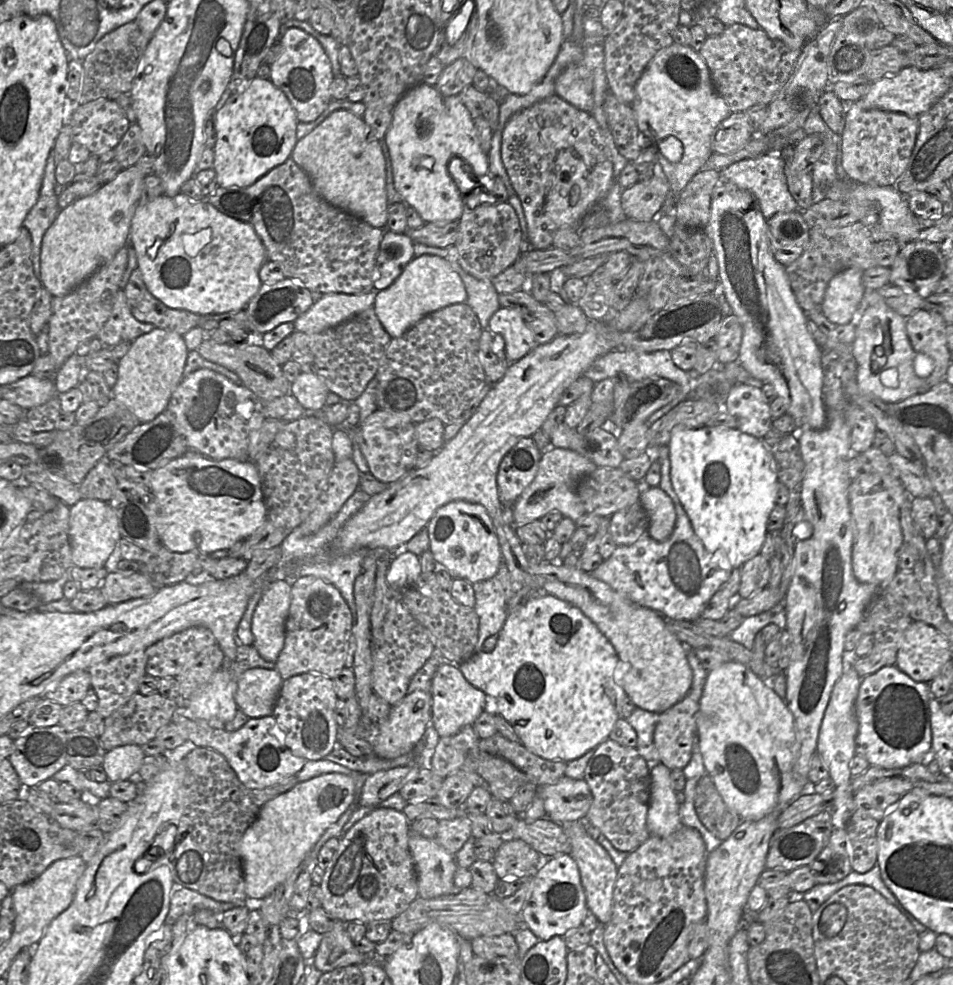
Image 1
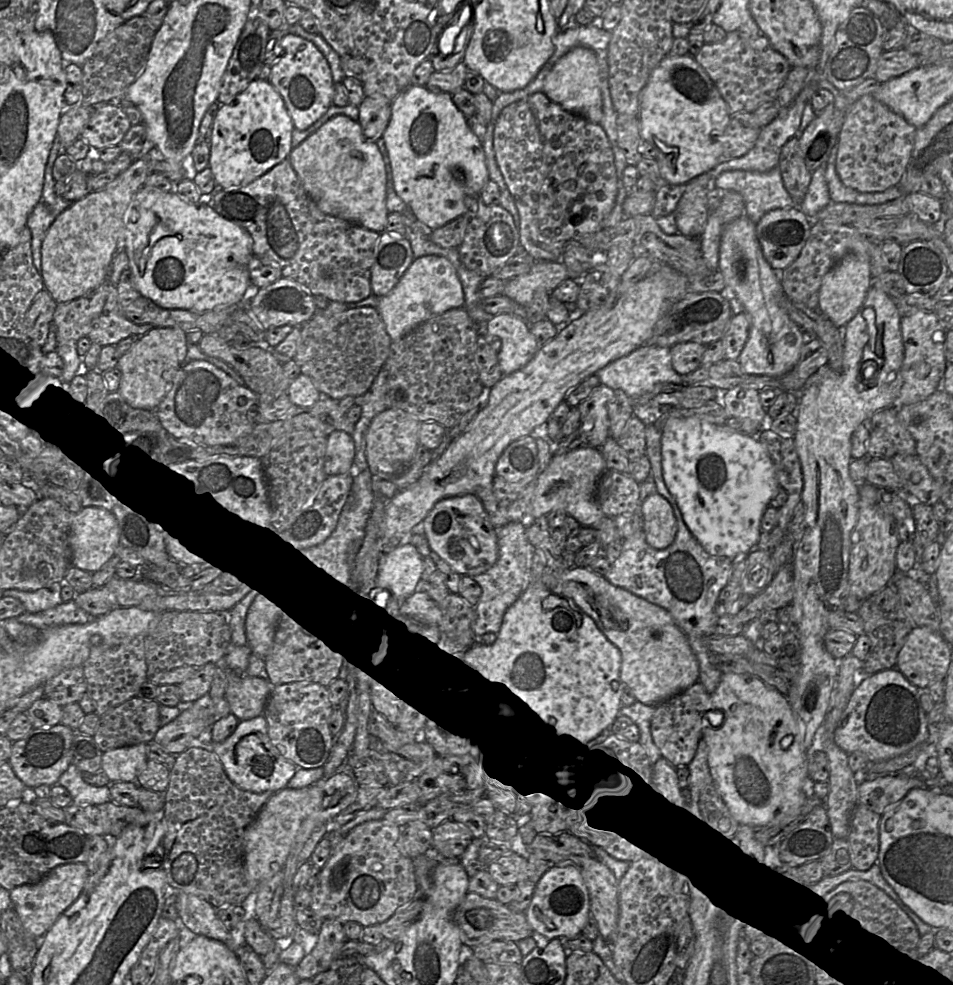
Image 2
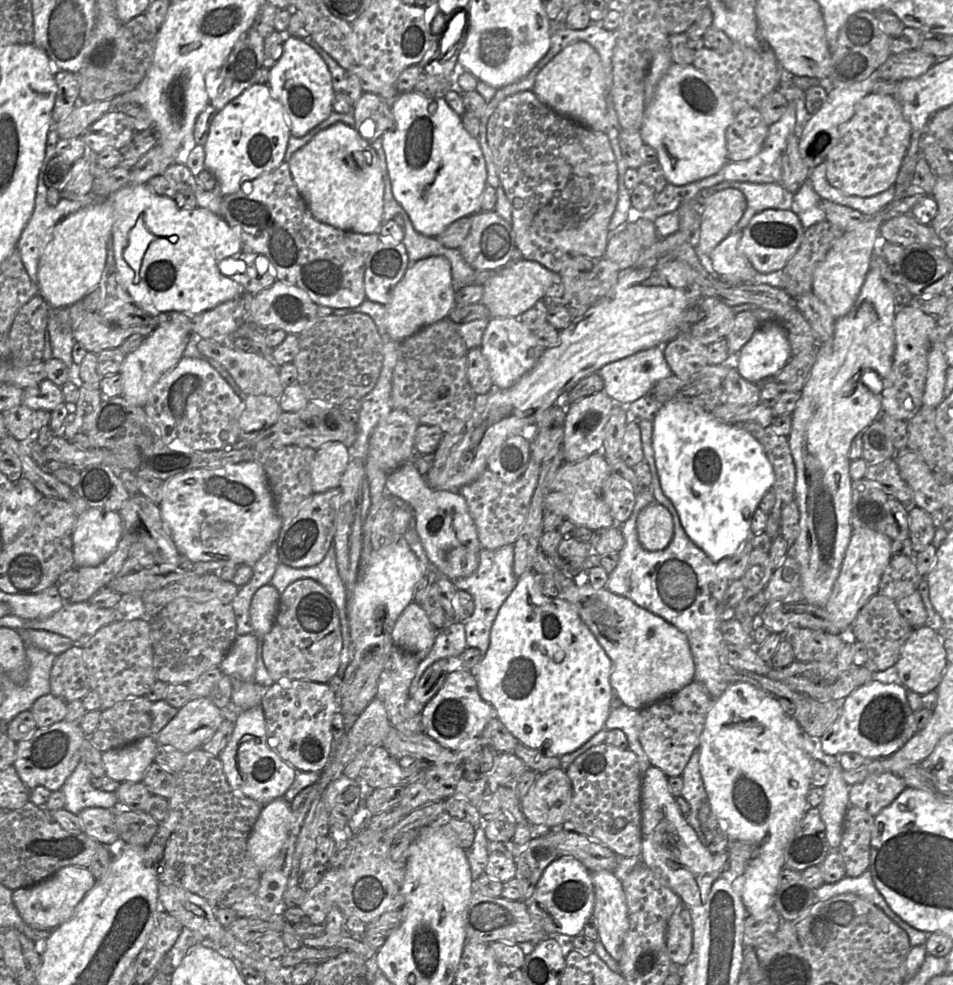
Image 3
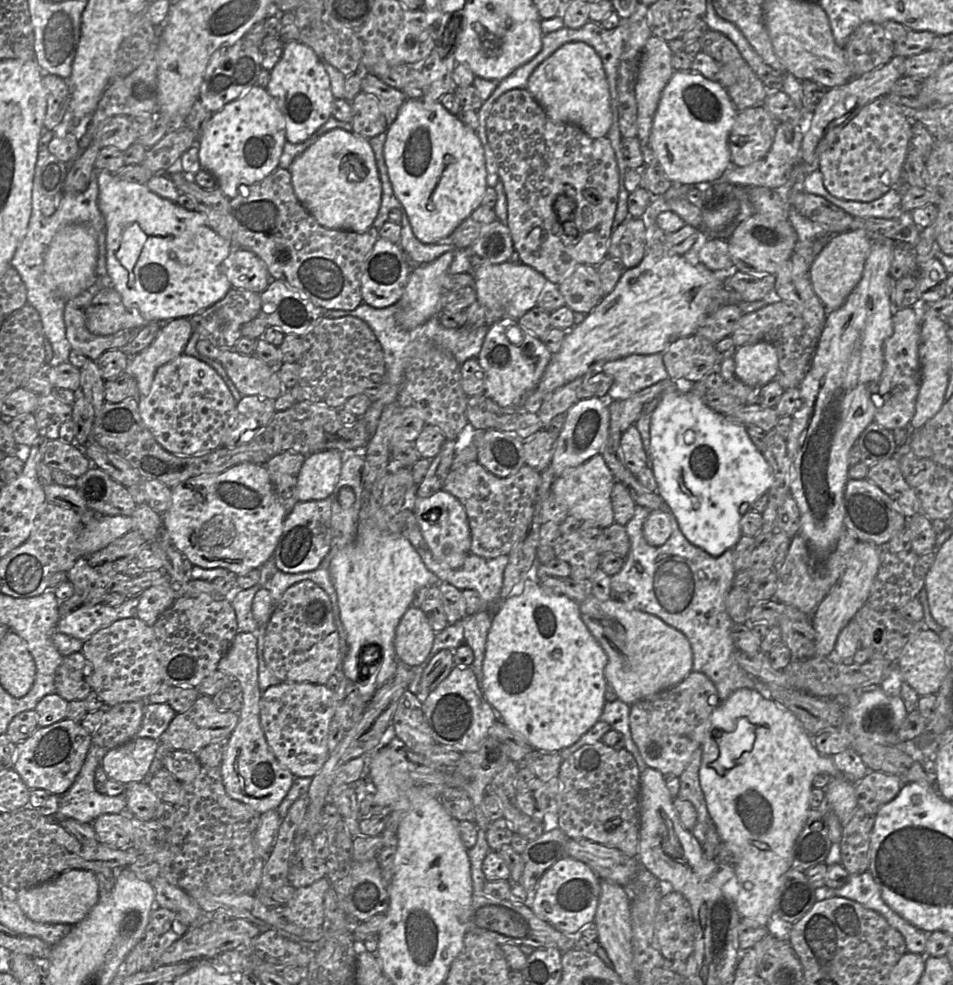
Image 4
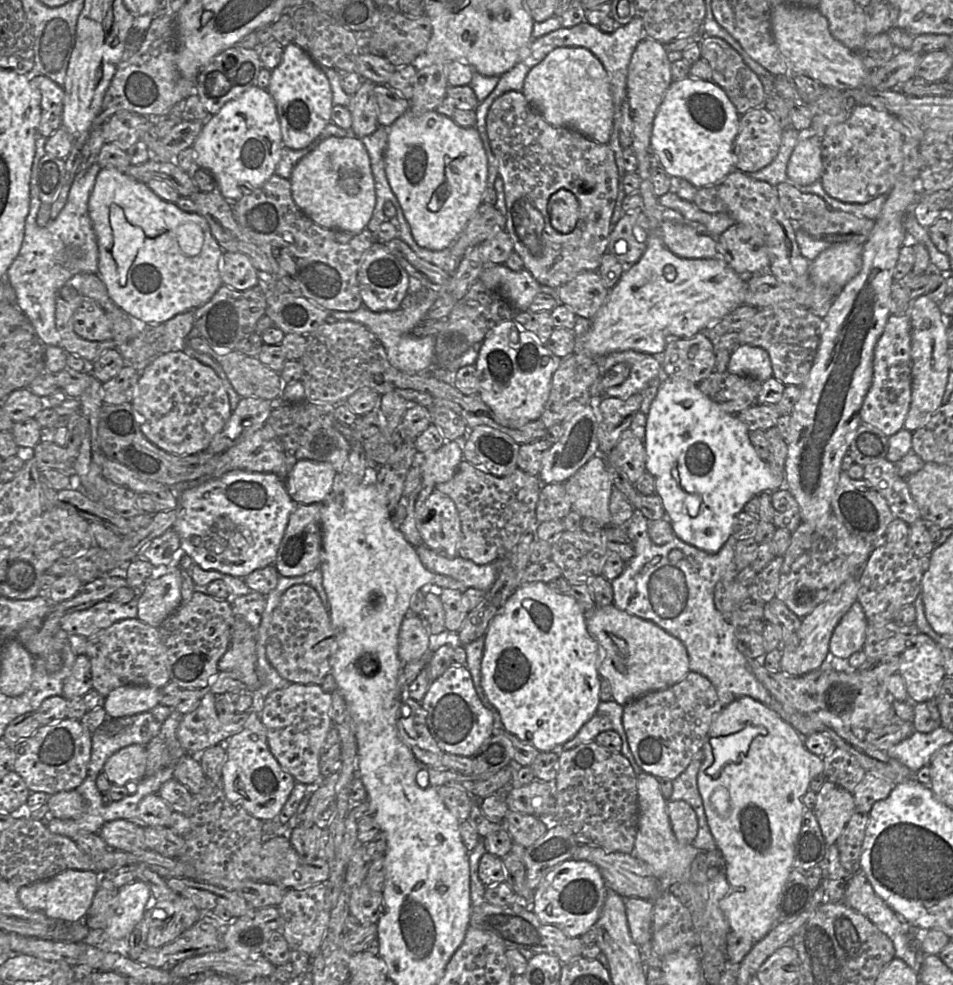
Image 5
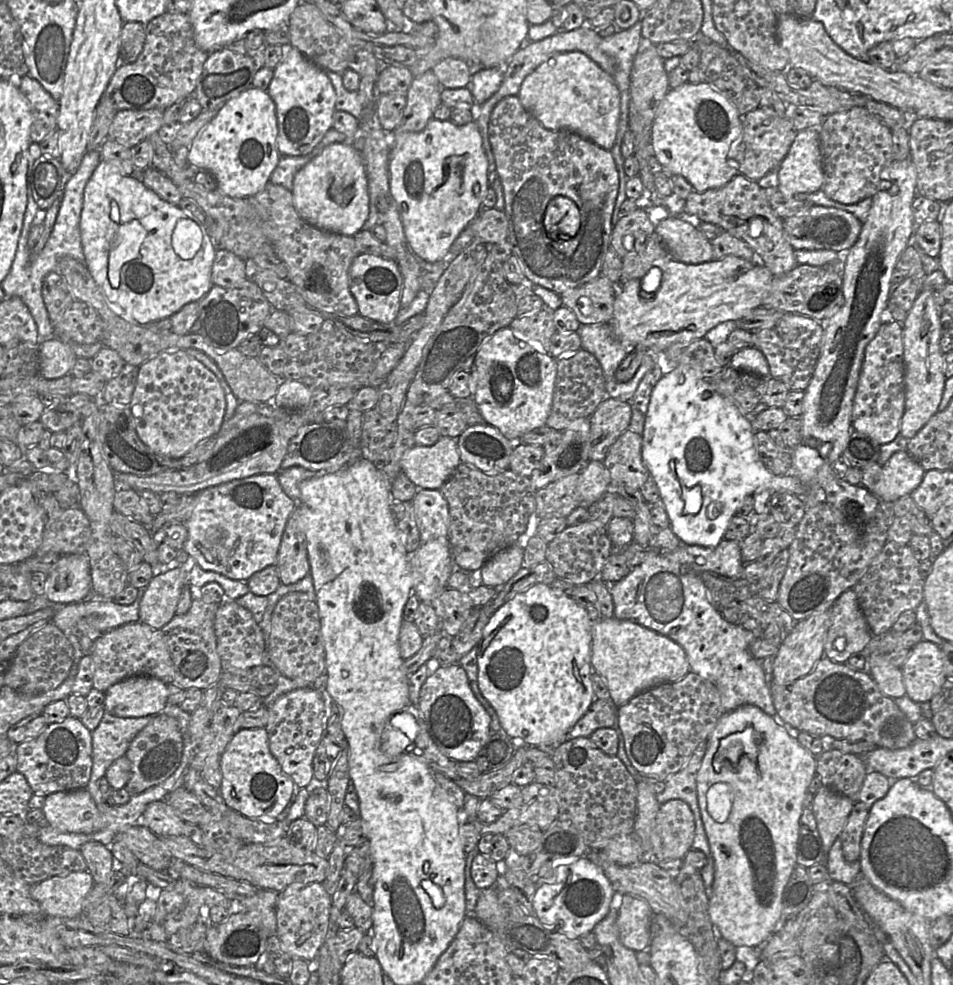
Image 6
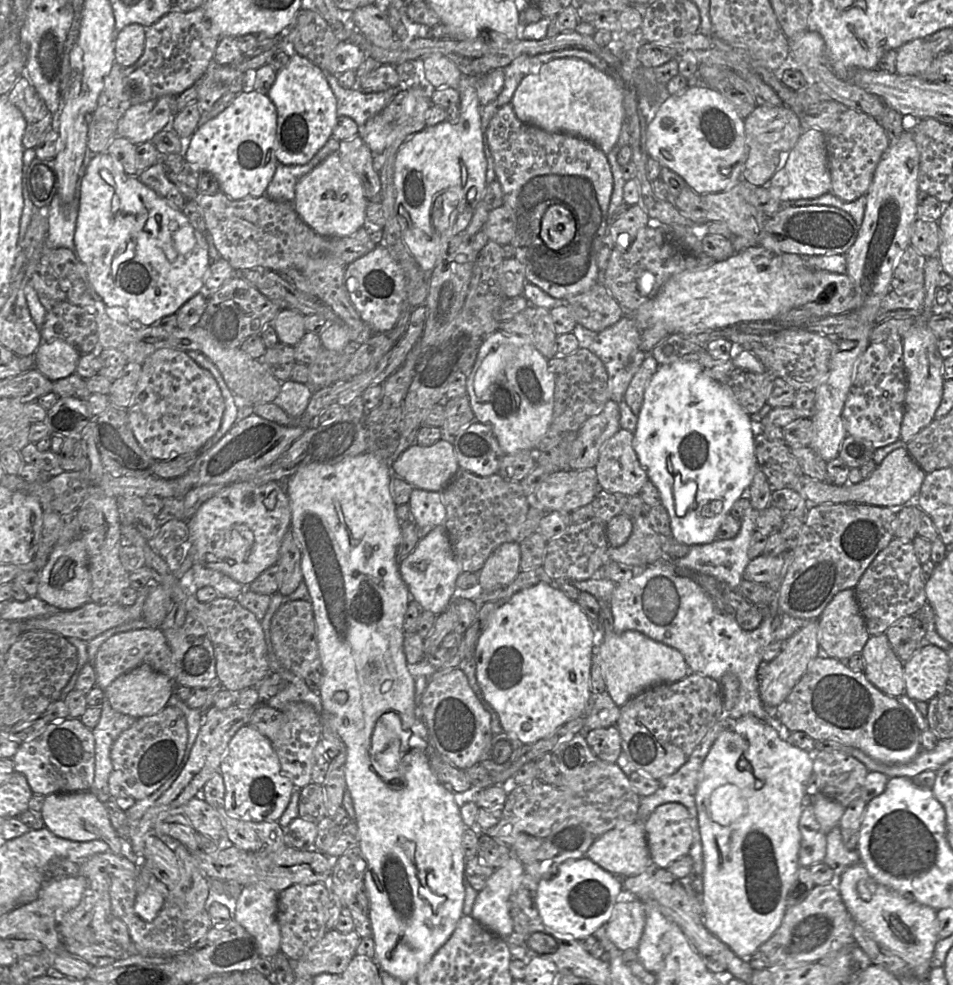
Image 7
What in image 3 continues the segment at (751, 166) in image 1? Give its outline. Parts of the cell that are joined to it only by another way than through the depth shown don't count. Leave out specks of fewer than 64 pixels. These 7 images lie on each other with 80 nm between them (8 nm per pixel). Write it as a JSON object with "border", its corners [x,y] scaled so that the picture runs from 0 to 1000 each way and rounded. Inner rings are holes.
{"border":[[[759,184],[748,190],[749,196],[760,192],[770,191],[780,196],[784,209],[782,215],[768,232],[769,237],[778,236],[787,223],[795,216],[804,212],[822,212],[824,191],[821,186],[788,186],[774,184]]]}

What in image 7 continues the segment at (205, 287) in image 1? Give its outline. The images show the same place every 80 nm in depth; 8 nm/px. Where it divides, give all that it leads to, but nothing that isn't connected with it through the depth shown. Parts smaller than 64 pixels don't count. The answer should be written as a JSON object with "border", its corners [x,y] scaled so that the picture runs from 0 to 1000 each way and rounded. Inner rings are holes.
{"border":[[[112,154],[101,156],[95,160],[86,181],[78,247],[79,257],[90,270],[92,283],[110,310],[111,323],[139,333],[156,332],[172,322],[185,319],[198,304],[214,295],[214,279],[221,268],[217,245],[207,228],[194,219],[191,213],[187,213],[152,189],[145,180],[134,179],[126,164]]]}

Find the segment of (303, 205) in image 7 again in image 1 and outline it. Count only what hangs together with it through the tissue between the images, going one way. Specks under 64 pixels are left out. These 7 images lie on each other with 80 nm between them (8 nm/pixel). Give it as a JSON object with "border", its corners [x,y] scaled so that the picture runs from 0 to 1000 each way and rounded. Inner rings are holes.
{"border":[[[352,112],[311,144],[304,159],[321,175],[331,193],[346,208],[391,230],[405,231],[408,206],[404,162],[398,142],[387,143],[385,137],[386,128],[380,120],[364,112]]]}

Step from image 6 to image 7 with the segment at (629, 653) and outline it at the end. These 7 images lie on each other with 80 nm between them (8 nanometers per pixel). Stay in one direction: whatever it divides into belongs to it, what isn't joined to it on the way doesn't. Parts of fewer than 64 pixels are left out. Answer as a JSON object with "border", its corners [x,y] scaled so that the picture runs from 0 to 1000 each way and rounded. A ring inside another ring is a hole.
{"border":[[[666,640],[653,643],[643,641],[635,644],[627,653],[625,662],[631,668],[636,701],[648,718],[654,717],[661,709],[681,697],[711,692],[724,683],[715,662]]]}

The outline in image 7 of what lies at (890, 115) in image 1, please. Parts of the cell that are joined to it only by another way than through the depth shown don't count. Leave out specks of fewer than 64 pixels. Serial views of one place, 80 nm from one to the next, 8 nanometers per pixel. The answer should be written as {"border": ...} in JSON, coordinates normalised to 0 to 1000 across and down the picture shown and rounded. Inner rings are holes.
{"border":[[[887,110],[879,122],[865,135],[872,181],[871,196],[888,205],[909,199],[918,172],[934,148],[929,132],[917,119]]]}

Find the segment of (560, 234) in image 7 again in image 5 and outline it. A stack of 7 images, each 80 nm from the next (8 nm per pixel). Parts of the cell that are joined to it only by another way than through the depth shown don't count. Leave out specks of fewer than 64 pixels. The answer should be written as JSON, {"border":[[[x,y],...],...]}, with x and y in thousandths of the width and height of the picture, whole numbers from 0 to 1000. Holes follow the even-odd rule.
{"border":[[[589,192],[578,198],[574,213],[579,230],[589,238],[599,237],[608,221],[608,206],[601,196]]]}

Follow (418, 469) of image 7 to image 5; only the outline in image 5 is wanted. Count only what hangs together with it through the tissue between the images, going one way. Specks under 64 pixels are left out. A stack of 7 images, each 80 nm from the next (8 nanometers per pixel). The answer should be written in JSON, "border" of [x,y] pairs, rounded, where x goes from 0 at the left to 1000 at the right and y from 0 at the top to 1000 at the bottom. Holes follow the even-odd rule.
{"border":[[[480,447],[467,448],[458,458],[435,462],[435,470],[442,482],[453,482],[458,491],[471,488],[486,466],[484,452]]]}

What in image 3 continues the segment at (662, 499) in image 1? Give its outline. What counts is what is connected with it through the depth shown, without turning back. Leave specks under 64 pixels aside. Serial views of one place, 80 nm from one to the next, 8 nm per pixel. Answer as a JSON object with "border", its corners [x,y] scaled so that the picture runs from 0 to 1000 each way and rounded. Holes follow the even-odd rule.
{"border":[[[685,510],[672,519],[668,527],[668,542],[677,558],[698,557],[704,550],[706,541],[705,524],[693,511]]]}

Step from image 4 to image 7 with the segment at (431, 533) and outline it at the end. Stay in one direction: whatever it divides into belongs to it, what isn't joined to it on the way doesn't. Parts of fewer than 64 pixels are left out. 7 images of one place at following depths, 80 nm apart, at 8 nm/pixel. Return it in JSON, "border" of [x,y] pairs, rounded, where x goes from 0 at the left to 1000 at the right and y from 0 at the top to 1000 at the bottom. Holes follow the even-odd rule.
{"border":[[[433,495],[428,513],[430,526],[440,537],[441,547],[458,534],[465,533],[468,517],[463,499]]]}

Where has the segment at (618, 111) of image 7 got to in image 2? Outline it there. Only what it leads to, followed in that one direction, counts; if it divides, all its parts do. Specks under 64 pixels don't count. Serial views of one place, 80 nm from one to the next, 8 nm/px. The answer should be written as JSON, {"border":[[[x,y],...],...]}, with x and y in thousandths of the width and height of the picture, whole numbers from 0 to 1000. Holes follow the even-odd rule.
{"border":[[[603,48],[590,57],[572,78],[569,94],[592,112],[629,126],[633,118],[632,98],[629,66],[622,51]]]}

